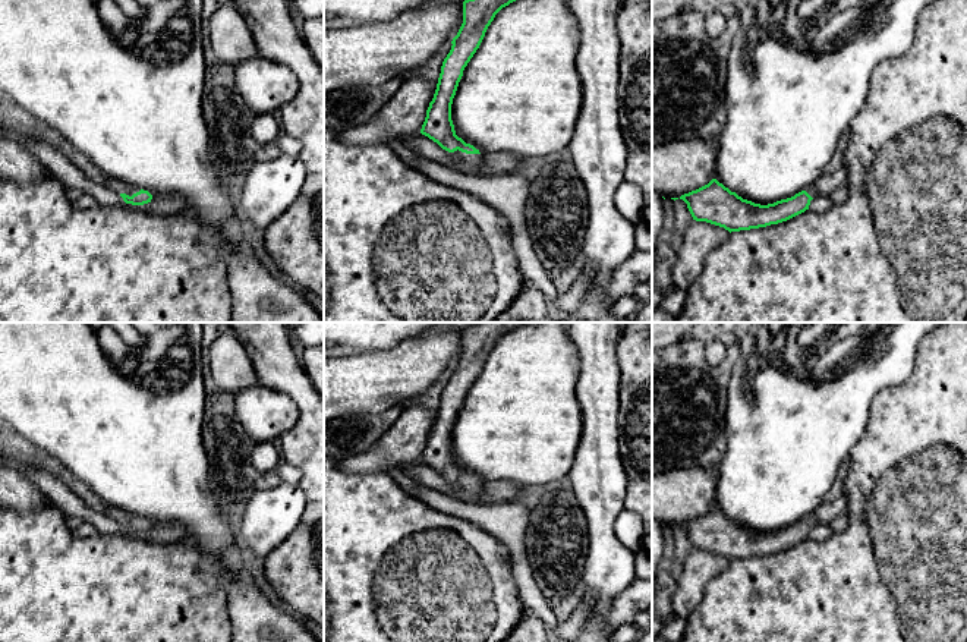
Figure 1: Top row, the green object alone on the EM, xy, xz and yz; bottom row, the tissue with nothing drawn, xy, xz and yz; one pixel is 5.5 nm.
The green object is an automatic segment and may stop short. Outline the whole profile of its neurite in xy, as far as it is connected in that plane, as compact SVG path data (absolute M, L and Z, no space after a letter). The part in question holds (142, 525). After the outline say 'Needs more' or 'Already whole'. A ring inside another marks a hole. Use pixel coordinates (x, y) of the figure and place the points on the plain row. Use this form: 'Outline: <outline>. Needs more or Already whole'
Outline: M108 507L105 513L119 522L126 532L144 534L152 528L152 523L148 519L129 514L127 512L117 507Z. Needs more

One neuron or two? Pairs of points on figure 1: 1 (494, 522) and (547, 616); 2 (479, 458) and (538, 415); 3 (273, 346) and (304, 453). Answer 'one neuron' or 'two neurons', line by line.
1: one neuron
2: one neuron
3: one neuron

